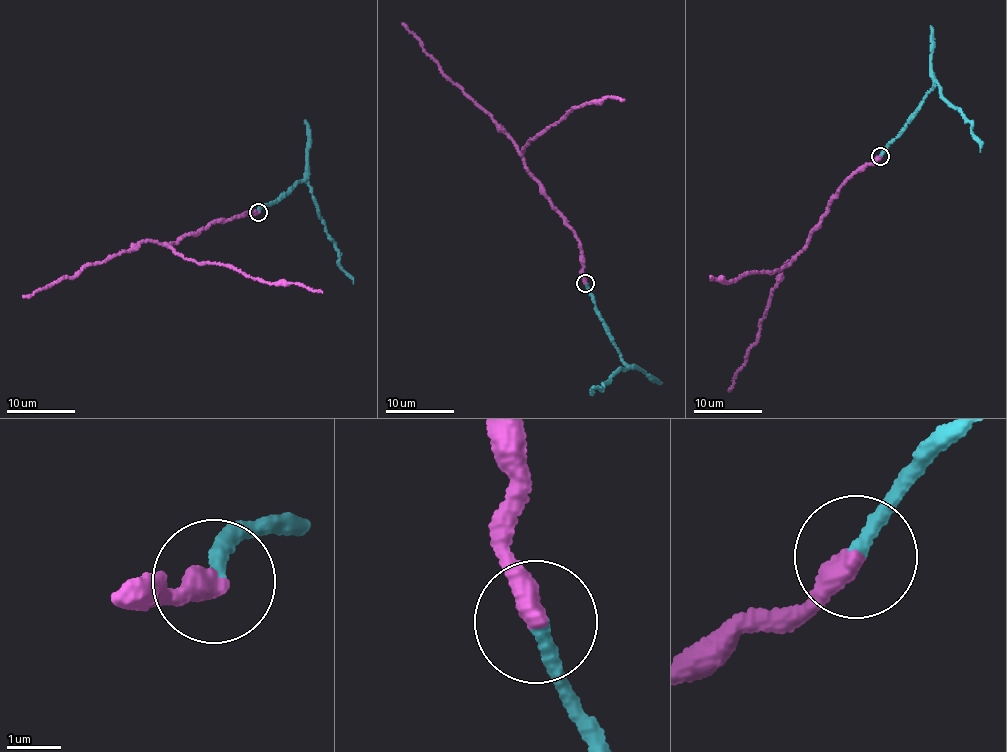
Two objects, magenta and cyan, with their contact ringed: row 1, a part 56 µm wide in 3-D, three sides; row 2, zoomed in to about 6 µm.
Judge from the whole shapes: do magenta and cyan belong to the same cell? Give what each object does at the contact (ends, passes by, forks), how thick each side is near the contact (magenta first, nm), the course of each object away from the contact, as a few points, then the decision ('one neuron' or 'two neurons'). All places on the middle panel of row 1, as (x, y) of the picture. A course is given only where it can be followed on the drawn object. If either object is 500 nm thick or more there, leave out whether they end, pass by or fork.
magenta ends; cyan ends; calibres 480 and 260 nm; course magenta (586, 284), (579, 238), (542, 192), (522, 155), (529, 140), (575, 107), (611, 96), (623, 99); course cyan (586, 284), (597, 313), (626, 367), (621, 367), (601, 389), (597, 386), (590, 390); one neuron

